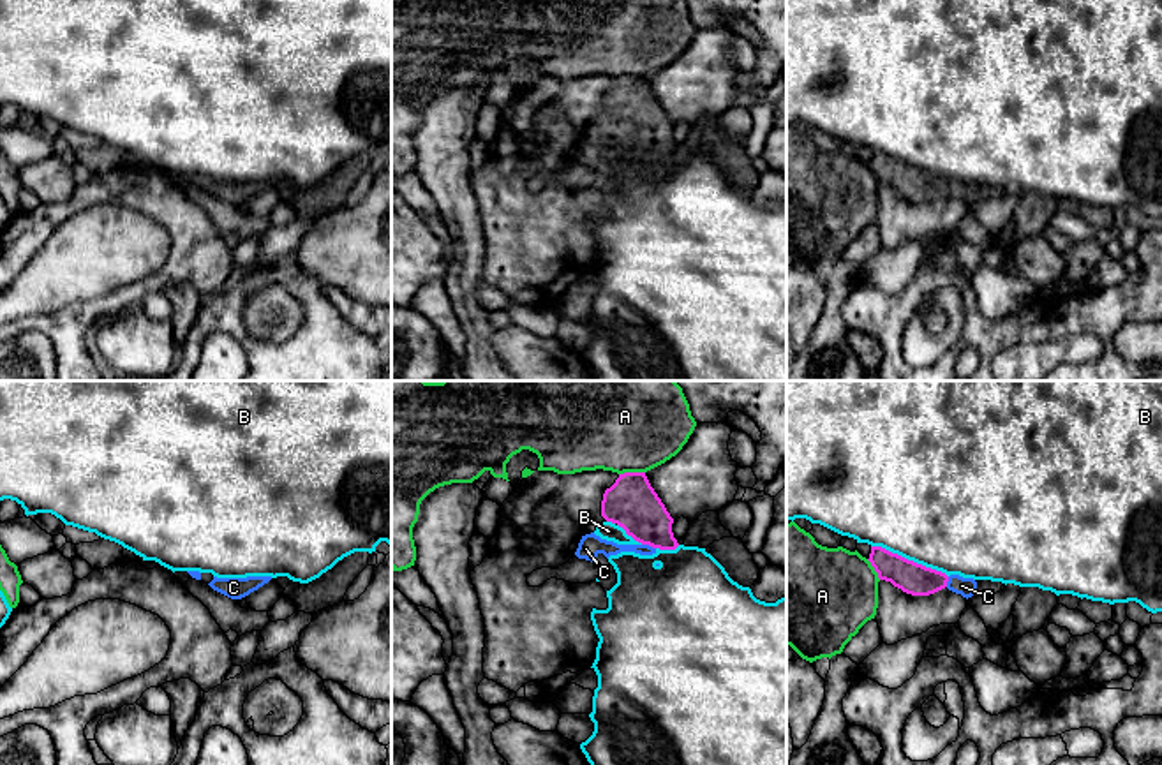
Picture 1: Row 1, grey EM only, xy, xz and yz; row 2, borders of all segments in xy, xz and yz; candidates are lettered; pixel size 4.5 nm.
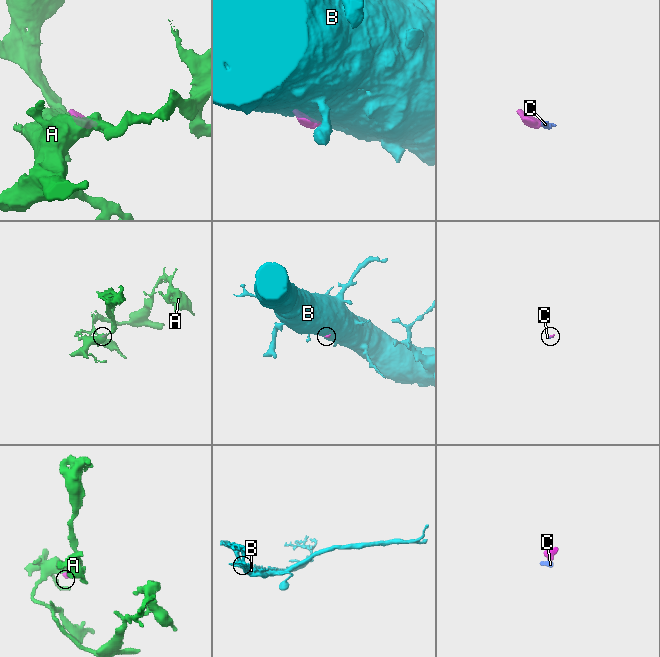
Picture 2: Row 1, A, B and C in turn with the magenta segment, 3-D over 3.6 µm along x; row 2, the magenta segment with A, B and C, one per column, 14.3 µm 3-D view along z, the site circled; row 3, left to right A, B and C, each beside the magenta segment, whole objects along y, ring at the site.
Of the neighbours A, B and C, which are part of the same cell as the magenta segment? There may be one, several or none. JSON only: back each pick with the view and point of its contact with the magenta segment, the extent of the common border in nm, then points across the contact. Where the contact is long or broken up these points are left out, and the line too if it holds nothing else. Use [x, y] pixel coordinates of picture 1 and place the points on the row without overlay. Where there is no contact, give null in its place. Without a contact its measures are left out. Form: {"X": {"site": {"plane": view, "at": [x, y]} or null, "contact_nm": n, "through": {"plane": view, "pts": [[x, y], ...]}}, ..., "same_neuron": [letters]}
{"C": {"site": {"plane": "xz", "at": [649, 150]}, "contact_nm": 70, "through": {"plane": "xz", "pts": [[632, 108], [649, 129], [649, 150], [595, 150]]}}, "same_neuron": ["C"]}

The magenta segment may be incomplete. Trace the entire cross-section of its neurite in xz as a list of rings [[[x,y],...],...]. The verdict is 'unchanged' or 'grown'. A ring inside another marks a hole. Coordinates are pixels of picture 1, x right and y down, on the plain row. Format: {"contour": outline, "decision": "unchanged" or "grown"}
{"contour": [[[645,78],[619,79],[603,99],[601,122],[622,132],[637,146],[635,150],[617,150],[594,137],[582,141],[575,160],[600,173],[601,185],[598,189],[605,197],[617,189],[617,178],[608,167],[610,160],[621,157],[652,160],[658,153],[675,155],[679,152],[672,137],[674,123],[651,92]]], "decision": "grown"}

